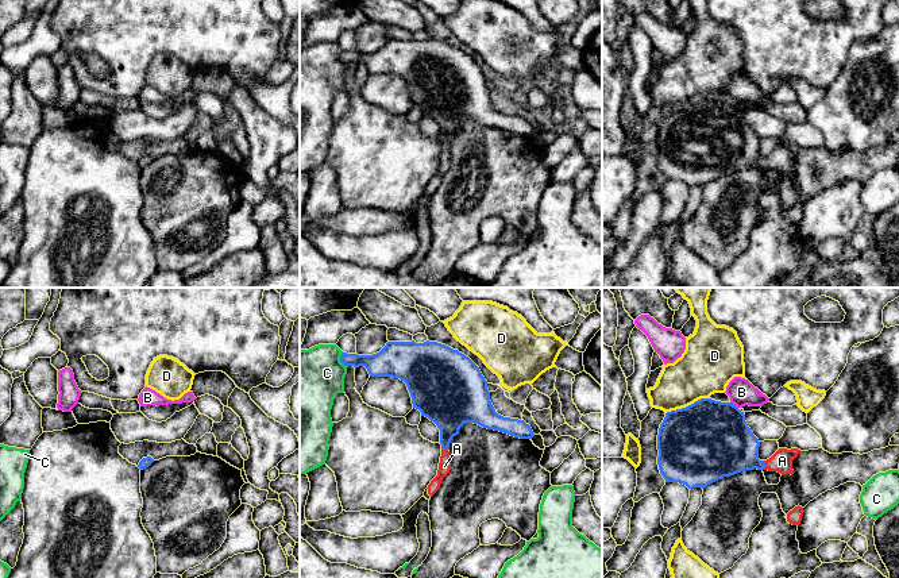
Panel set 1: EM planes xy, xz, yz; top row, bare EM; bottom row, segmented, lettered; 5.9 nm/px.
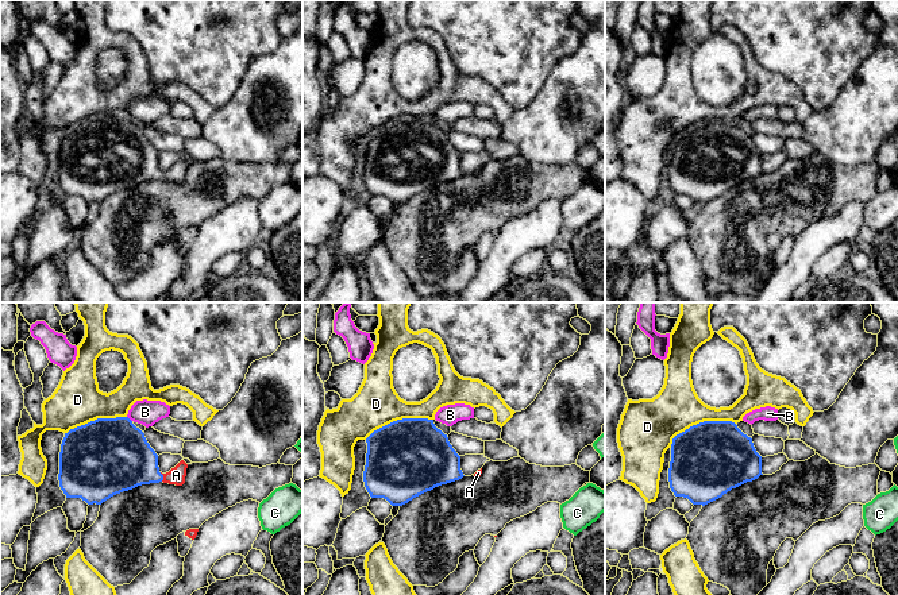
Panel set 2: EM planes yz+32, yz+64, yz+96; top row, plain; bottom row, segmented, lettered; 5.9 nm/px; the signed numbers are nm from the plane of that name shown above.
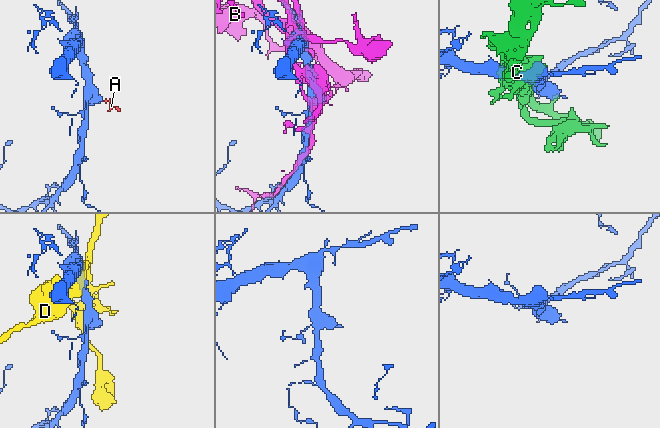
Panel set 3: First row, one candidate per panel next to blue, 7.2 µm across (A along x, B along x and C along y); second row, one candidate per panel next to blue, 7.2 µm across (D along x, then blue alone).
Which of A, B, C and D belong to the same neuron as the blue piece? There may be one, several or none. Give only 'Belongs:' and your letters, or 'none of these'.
Belongs: A

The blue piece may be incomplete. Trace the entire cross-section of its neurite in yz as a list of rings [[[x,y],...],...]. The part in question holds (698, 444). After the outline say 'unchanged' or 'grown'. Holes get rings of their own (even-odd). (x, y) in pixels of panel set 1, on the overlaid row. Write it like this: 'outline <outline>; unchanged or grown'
outline [[[701,398],[665,413],[657,435],[657,465],[665,482],[679,482],[688,489],[703,489],[724,477],[753,469],[794,474],[792,461],[800,450],[779,448],[769,459],[760,461],[759,447],[760,442],[748,427],[744,412],[732,402]]]; grown

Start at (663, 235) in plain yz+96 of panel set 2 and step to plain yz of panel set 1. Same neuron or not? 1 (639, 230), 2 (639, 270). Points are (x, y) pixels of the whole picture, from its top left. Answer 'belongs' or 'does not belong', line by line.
1: belongs
2: does not belong

